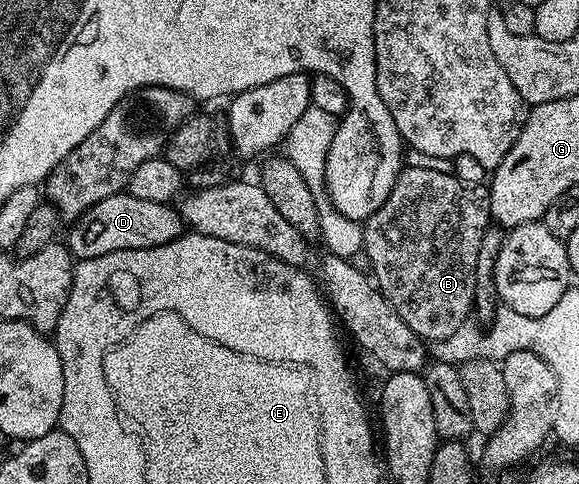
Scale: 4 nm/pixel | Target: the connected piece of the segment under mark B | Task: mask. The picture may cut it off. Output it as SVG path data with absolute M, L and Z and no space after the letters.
M413 165L410 169L409 166L402 168L401 173L395 179L395 187L391 187L391 195L387 195L383 207L379 207L379 211L375 211L375 215L371 215L363 223L363 253L364 256L369 256L370 266L368 265L368 268L371 270L372 280L376 282L385 298L389 300L391 307L395 307L399 319L403 319L403 323L407 323L407 327L411 327L411 331L415 331L415 335L419 335L422 341L432 343L445 340L449 335L459 330L461 324L470 320L469 312L474 312L475 309L473 291L477 287L477 280L475 279L477 256L481 250L483 235L489 229L490 224L489 191L484 184L465 184L452 172L446 171L444 173L441 169L428 169L425 165Z

